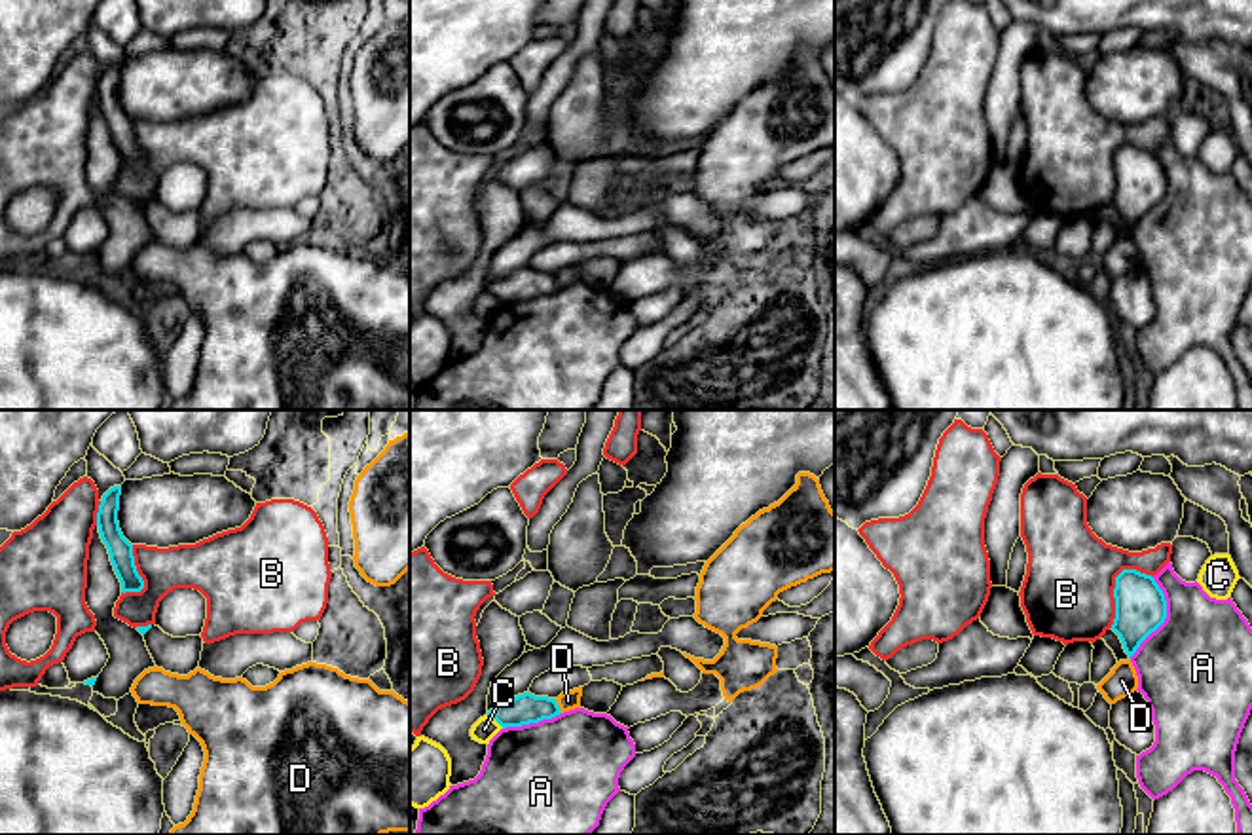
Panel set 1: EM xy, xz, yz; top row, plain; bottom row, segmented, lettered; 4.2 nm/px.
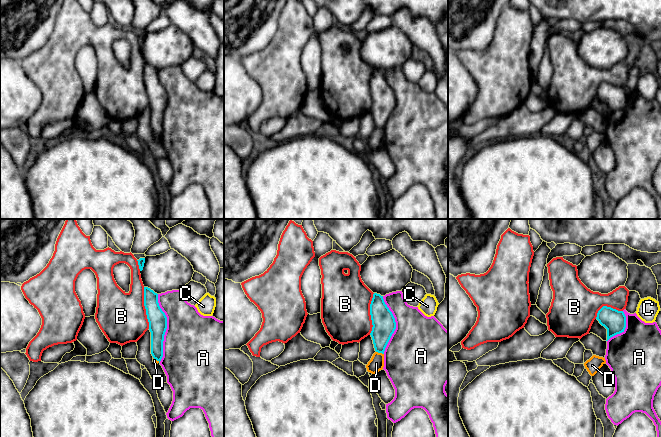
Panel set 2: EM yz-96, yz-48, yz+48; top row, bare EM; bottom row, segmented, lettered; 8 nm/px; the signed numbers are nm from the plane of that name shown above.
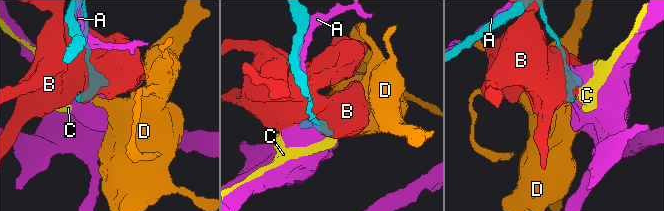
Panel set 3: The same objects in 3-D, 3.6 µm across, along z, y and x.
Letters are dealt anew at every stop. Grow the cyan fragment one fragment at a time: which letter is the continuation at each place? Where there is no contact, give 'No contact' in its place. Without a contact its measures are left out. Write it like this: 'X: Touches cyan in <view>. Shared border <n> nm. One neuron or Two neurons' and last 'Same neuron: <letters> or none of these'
A: Touches cyan in yz. Shared border 360 nm. Two neurons
B: Touches cyan in yz. Shared border 280 nm. Two neurons
C: Touches cyan in xz. Shared border 90 nm. Two neurons
D: Touches cyan in xz. Shared border 70 nm. Two neurons
Same neuron: none of these

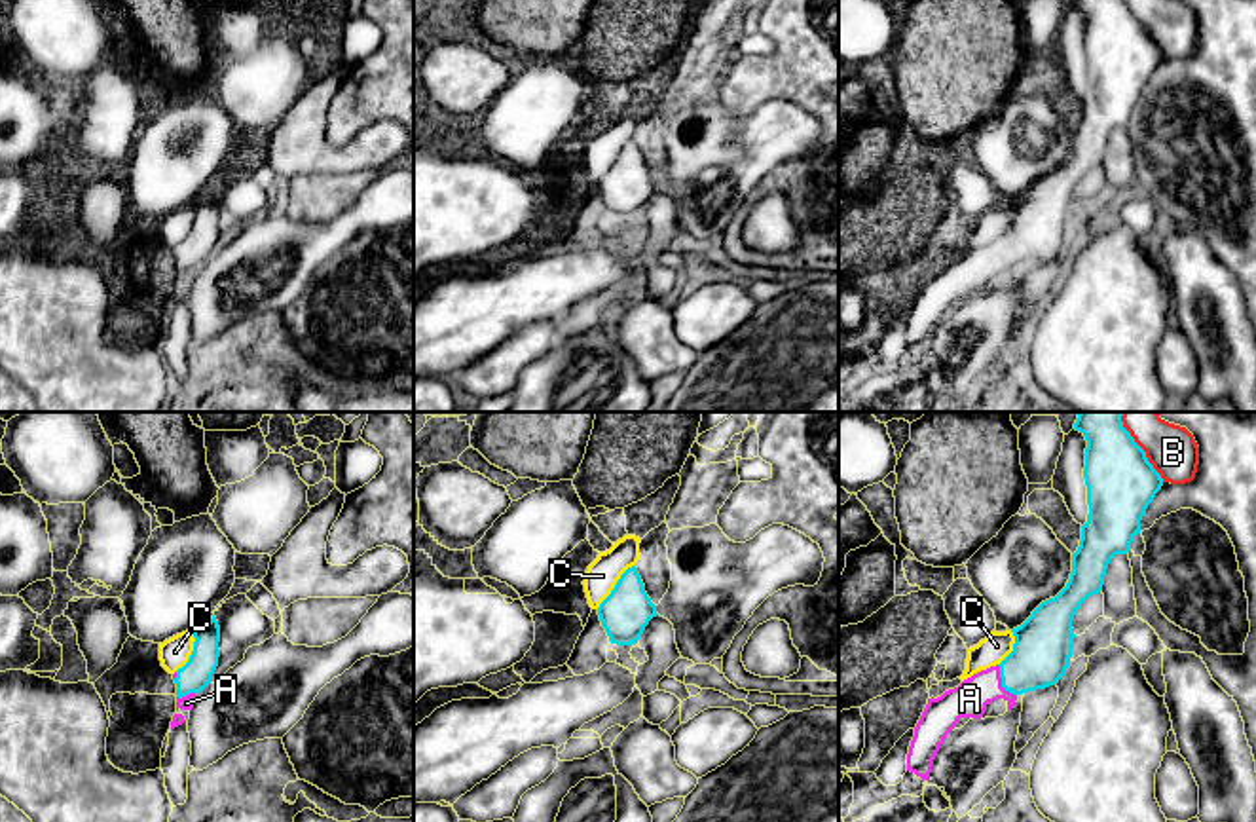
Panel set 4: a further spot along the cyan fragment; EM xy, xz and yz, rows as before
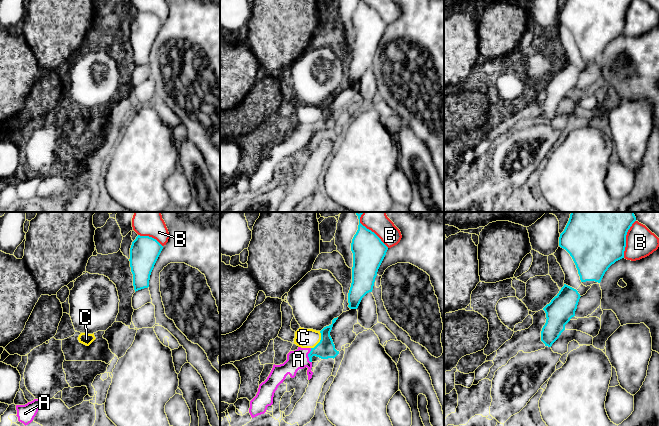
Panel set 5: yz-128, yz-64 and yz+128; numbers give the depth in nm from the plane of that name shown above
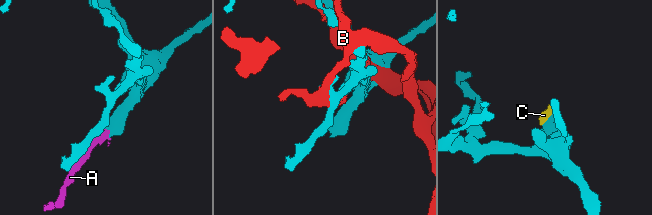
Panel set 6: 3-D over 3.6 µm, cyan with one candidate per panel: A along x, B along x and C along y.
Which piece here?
A: Touches cyan in yz. Shared border 160 nm. One neuron
B: Touches cyan in yz. Shared border 300 nm. Two neurons
C: Touches cyan in xz. Shared border 260 nm. Two neurons
Same neuron: A

